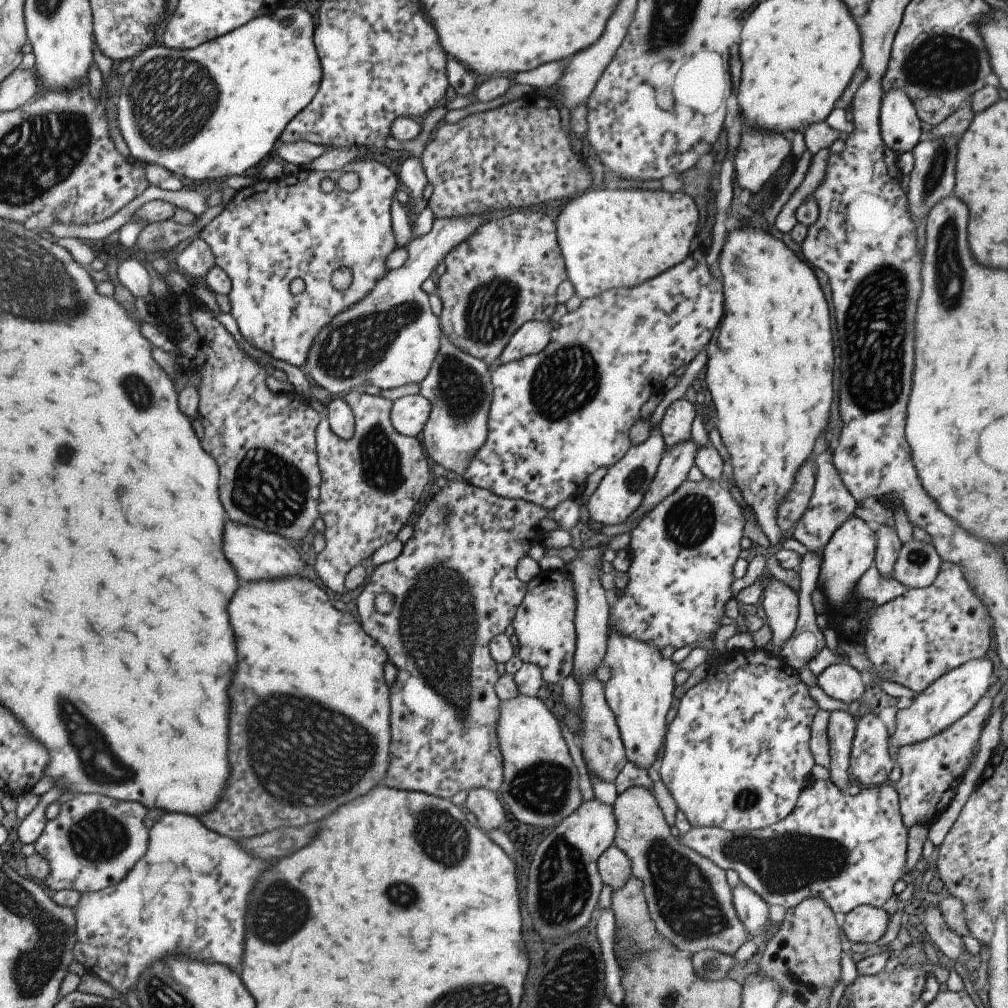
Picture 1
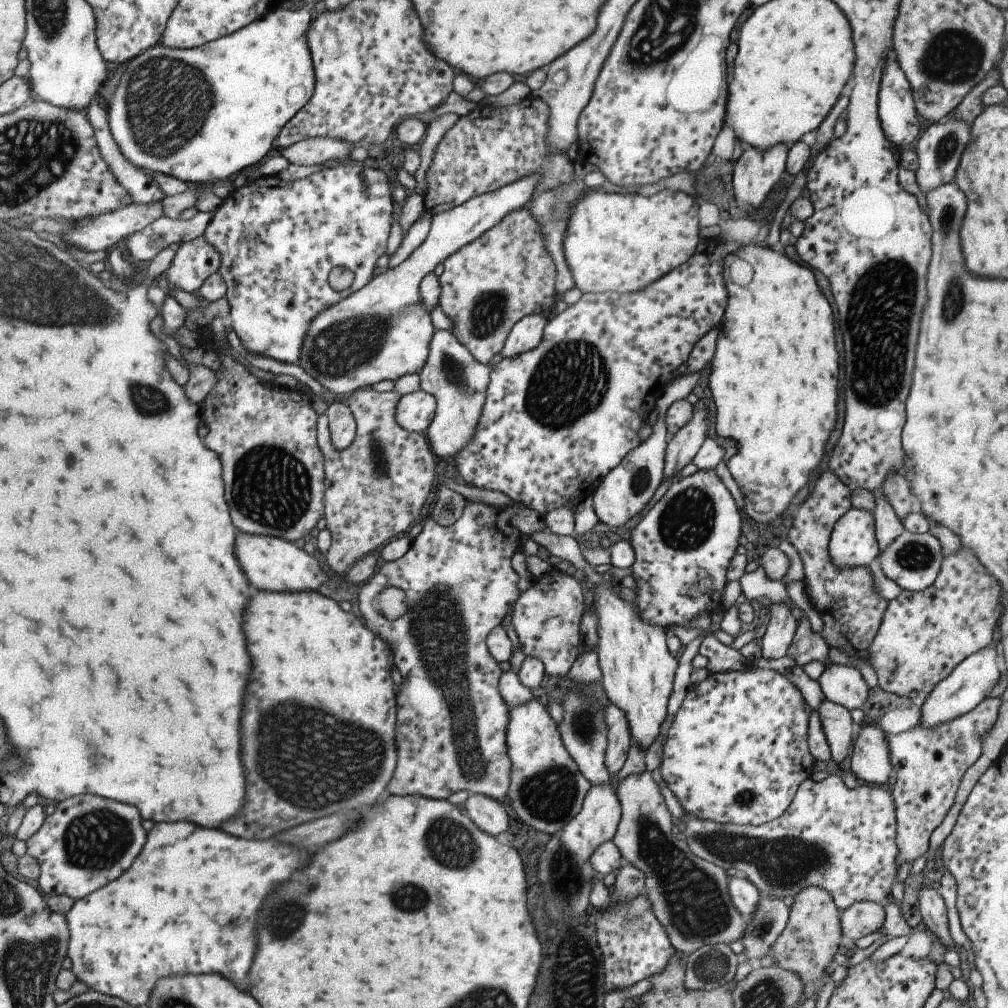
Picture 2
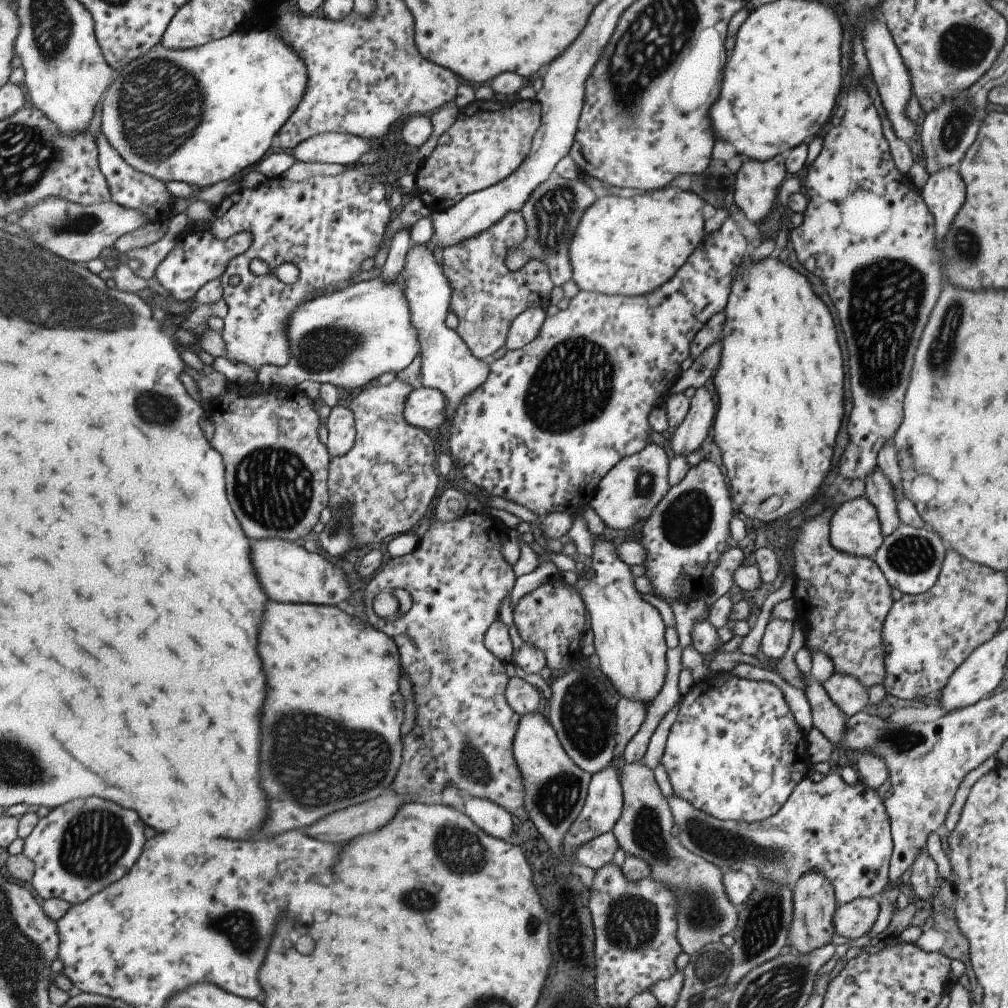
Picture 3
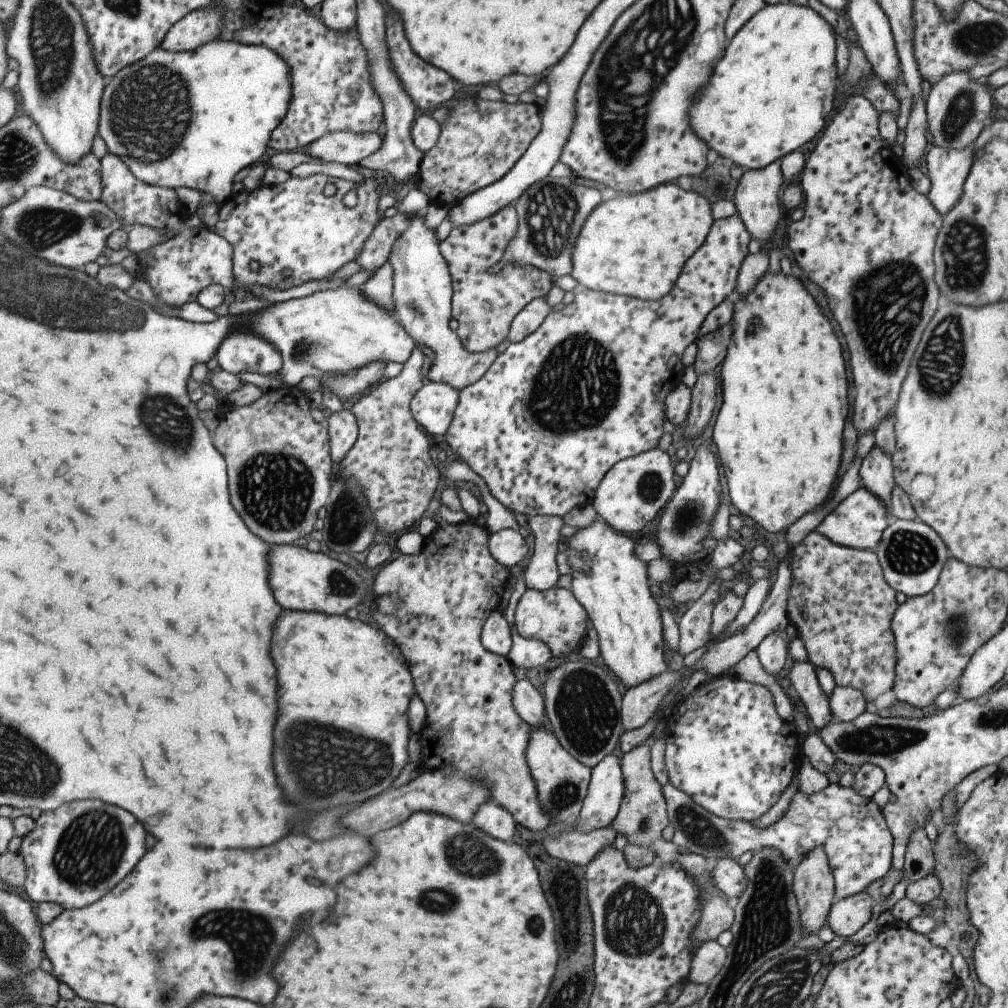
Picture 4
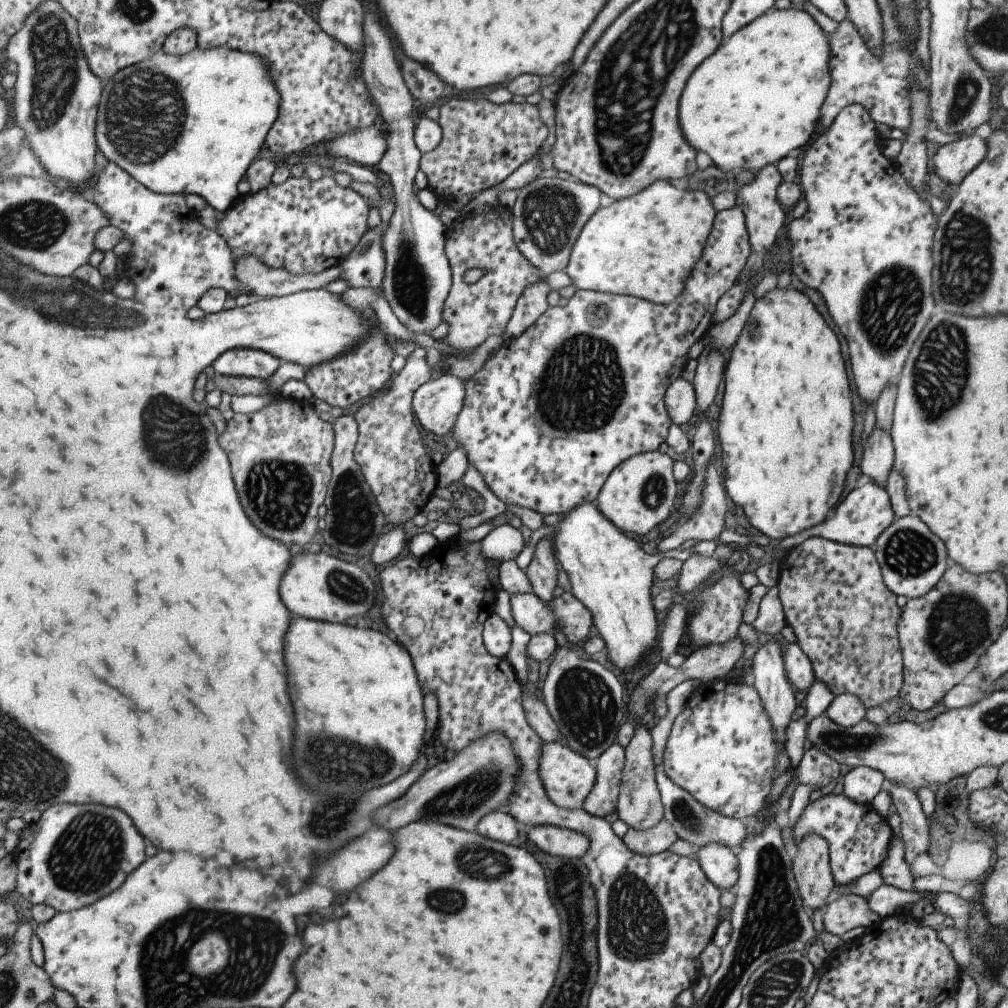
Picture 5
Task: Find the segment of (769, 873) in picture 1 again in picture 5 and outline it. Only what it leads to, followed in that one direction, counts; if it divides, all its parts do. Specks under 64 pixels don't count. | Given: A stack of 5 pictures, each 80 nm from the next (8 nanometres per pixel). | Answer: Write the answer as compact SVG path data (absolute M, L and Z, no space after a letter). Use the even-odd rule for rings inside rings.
M661 765L657 768L654 767L654 779L664 808L663 820L671 825L677 839L689 843L695 850L709 843L723 845L731 850L732 846L736 846L735 848L737 849L740 848L740 844L746 837L744 822L731 817L721 816L715 811L701 806L687 791L675 786L664 775ZM841 792L827 793L808 802L791 828L792 843L797 845L806 835L823 837L829 848L834 884L851 887L860 876L878 872L888 853L892 830L870 804L856 803Z

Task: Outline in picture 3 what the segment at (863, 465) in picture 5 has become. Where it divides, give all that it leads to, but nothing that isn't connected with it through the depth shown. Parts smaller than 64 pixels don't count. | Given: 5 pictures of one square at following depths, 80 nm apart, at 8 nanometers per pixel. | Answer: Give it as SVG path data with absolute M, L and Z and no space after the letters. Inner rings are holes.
M876 470L865 477L864 497L876 510L880 533L890 535L900 524L894 500L894 490L887 479Z

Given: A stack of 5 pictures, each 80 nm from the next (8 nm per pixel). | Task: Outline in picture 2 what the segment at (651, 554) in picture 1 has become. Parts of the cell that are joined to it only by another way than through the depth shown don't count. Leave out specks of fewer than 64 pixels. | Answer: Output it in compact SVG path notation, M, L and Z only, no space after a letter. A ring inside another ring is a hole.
M698 470L692 476L681 477L667 488L639 523L630 530L628 540L634 554L630 575L635 582L635 598L630 604L643 621L661 627L666 636L671 636L673 626L685 628L691 618L703 612L713 613L720 607L729 560L736 553L737 545L742 542L741 519L731 494L713 470Z

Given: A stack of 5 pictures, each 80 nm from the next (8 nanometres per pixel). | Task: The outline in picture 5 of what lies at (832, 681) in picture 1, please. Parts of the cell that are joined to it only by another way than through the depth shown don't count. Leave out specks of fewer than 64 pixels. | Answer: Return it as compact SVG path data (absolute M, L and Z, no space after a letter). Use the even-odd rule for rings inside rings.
M845 693L835 695L823 714L839 726L850 727L864 718L865 710L857 695Z

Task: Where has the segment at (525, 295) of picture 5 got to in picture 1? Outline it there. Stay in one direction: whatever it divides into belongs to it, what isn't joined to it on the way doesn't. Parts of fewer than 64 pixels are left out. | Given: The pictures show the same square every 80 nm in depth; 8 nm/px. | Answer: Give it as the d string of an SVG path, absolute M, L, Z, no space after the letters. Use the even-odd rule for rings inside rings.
M531 320L521 324L518 331L511 336L506 348L497 362L514 362L531 354L538 354L547 347L552 328L545 321Z

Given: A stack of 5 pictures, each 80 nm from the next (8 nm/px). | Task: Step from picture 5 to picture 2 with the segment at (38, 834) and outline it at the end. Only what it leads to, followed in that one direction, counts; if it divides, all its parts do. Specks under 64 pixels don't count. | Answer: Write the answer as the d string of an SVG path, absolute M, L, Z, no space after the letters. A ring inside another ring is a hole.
M77 796L61 801L55 812L49 815L31 840L28 840L28 854L34 856L42 866L42 873L38 880L38 888L49 897L51 895L69 895L75 900L82 899L109 882L121 878L141 854L143 846L147 844L147 832L141 826L141 812L137 806L119 804L115 800L107 800L101 796Z

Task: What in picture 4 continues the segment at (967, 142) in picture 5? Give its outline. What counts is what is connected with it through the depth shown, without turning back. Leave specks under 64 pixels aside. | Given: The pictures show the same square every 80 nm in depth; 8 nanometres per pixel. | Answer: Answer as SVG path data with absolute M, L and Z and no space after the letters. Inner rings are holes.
M928 144L923 157L925 159L925 170L927 170L927 176L930 182L926 197L939 213L940 218L942 218L944 214L947 214L947 211L958 203L959 196L963 194L962 186L974 159L973 144L959 150L945 150L938 146Z

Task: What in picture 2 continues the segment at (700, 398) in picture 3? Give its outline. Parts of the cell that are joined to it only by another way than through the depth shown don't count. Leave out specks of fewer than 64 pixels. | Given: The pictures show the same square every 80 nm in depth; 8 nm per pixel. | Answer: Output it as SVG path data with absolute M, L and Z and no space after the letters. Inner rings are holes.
M699 399L697 409L692 410L692 417L666 442L661 482L679 474L681 468L691 463L691 459L699 450L706 434L707 423L703 404L706 404L705 400Z

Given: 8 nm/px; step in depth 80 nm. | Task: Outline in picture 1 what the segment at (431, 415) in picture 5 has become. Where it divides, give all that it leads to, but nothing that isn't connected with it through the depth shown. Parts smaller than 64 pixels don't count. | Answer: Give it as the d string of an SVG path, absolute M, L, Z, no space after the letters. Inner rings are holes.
M417 392L413 395L405 395L394 402L393 425L405 436L419 436L423 434L423 428L429 422L431 410L433 406L429 398L424 398Z

